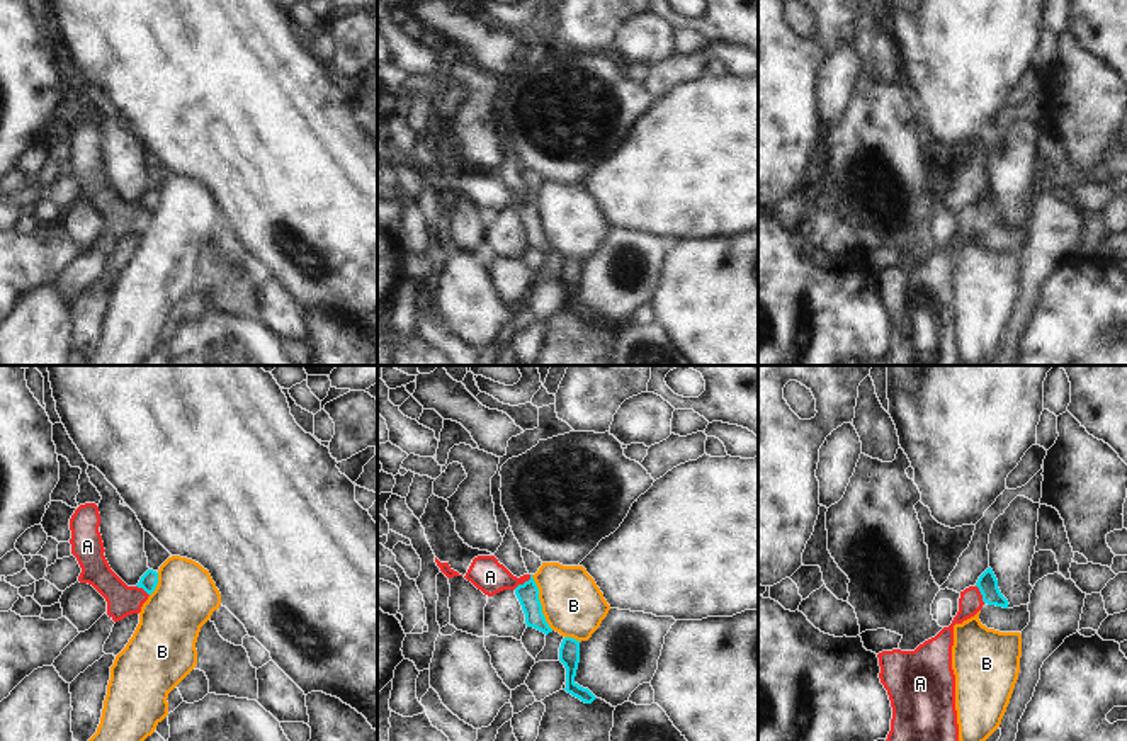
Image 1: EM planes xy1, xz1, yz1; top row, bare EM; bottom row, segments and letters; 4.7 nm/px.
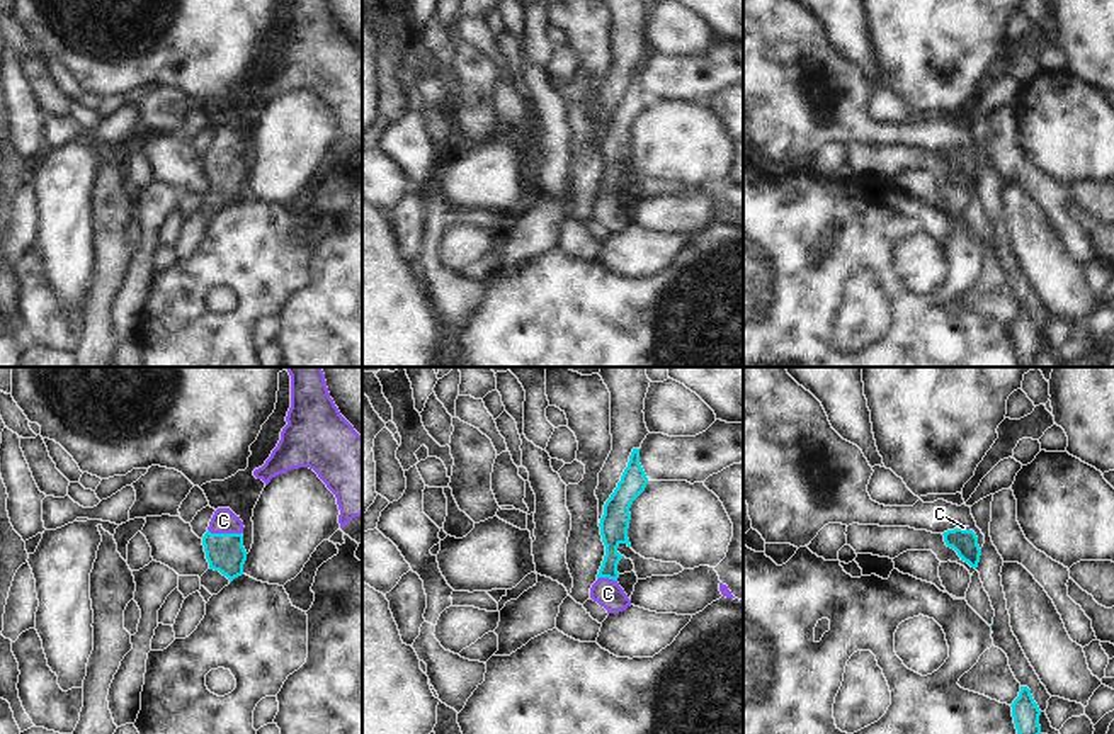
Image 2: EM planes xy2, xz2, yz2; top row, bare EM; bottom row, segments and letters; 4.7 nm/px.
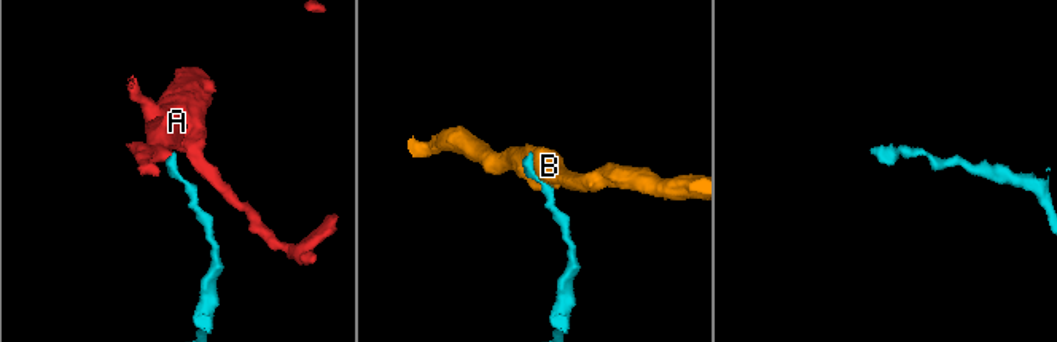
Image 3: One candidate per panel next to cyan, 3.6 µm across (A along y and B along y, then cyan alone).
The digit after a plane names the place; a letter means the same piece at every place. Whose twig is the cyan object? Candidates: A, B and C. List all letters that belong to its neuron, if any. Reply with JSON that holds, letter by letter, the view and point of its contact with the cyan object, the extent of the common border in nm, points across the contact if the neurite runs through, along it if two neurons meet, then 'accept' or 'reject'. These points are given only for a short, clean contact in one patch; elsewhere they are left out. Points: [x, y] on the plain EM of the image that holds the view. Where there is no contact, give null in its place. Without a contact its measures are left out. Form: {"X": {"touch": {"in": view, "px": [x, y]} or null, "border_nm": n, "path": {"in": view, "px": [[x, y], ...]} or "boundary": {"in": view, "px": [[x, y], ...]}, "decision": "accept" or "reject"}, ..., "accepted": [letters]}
{"A": {"touch": {"in": "xz1", "px": [524, 203]}, "border_nm": 110, "boundary": {"in": "xz1", "px": [[531, 194], [514, 208]]}, "decision": "reject"}, "B": {"touch": {"in": "xz1", "px": [539, 221]}, "border_nm": 280, "boundary": {"in": "xz1", "px": [[531, 194], [538, 208], [544, 240], [553, 248]]}, "decision": "reject"}, "C": {"touch": {"in": "xy2", "px": [225, 153]}, "border_nm": 160, "path": {"in": "xy2", "px": [[225, 172], [225, 153], [223, 140]]}, "decision": "accept"}, "accepted": ["C"]}

